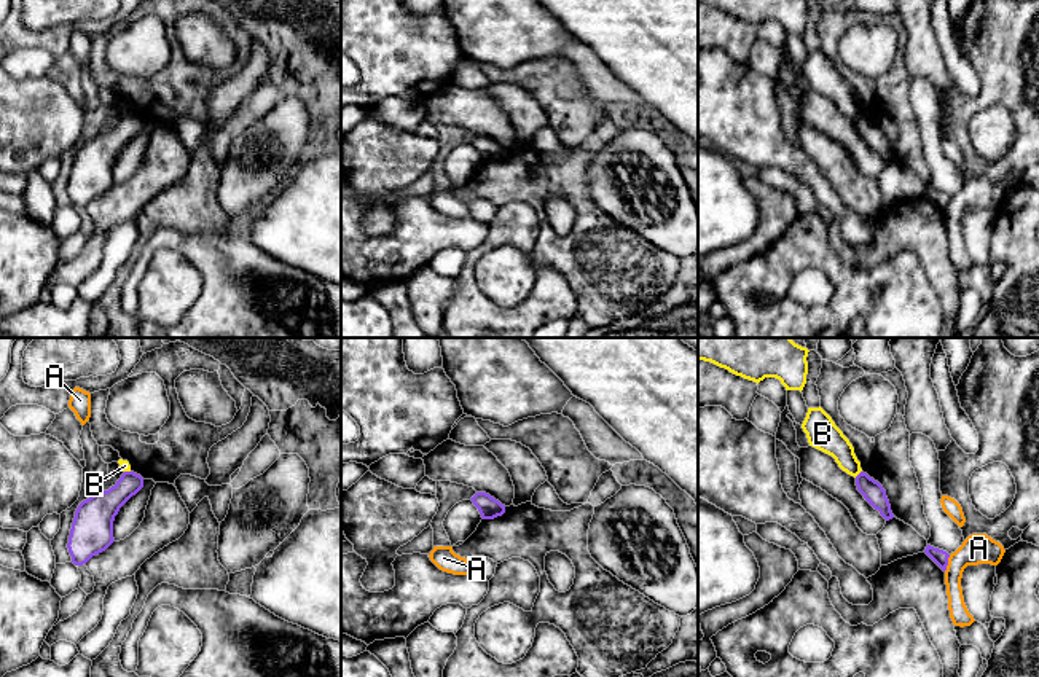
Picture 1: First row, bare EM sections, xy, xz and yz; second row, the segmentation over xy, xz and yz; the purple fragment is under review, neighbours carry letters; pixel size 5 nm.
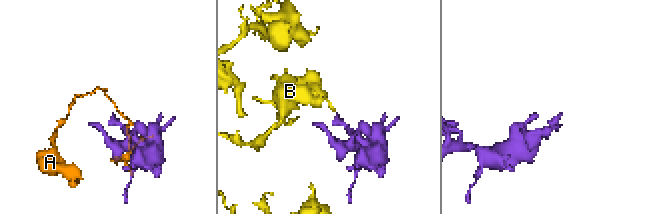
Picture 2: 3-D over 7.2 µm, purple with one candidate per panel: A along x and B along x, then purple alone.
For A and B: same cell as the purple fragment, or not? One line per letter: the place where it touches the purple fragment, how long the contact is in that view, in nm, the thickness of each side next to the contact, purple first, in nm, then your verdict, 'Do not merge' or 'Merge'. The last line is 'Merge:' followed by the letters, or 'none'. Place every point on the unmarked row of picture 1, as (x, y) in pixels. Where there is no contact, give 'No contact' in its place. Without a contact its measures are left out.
A: Touches purple at yz (947, 206). Shared border 90 nm. Thickness 80 nm (purple) against 160 nm. Do not merge
B: Touches purple at yz (859, 117). Shared border 50 nm. Thickness 110 nm (purple) against 150 nm. Do not merge
Merge: none

